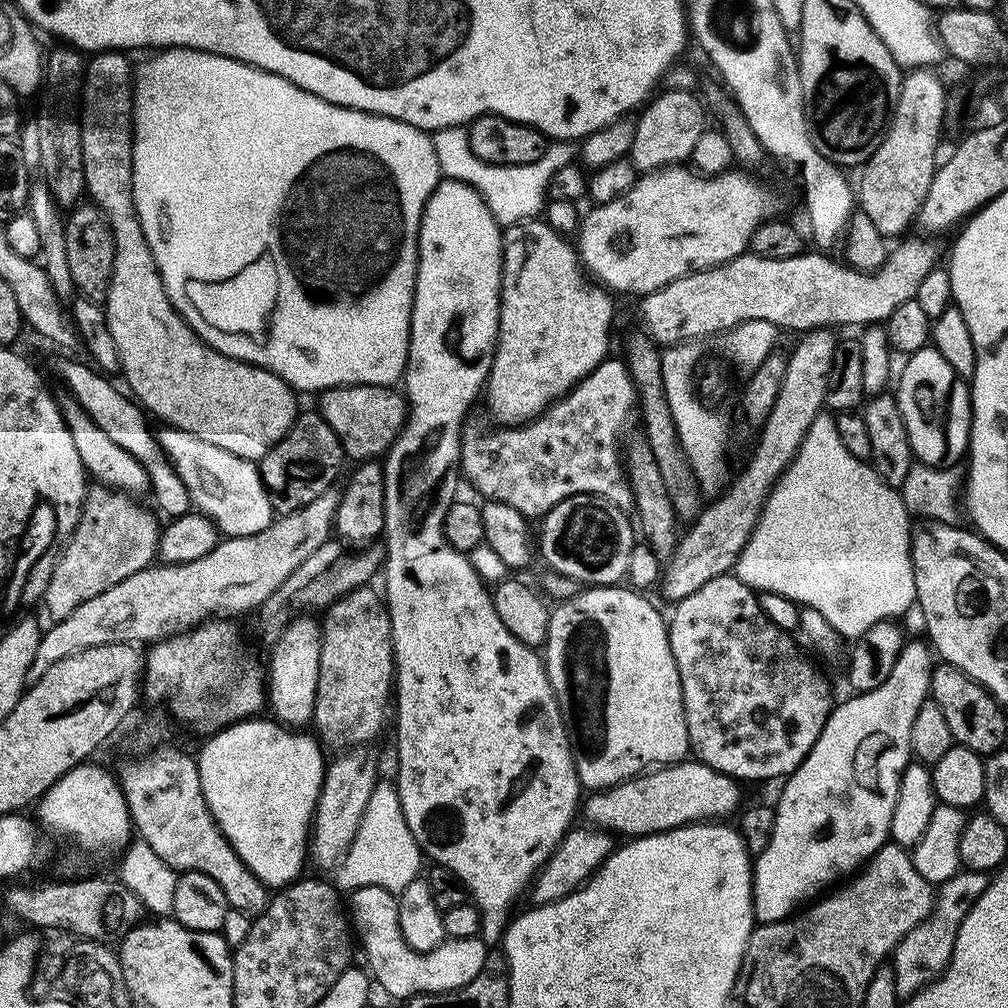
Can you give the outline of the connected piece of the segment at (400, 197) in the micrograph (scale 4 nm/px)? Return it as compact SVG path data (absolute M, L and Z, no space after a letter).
M166 48L166 49L163 49L163 50L160 50L160 51L157 51L157 52L156 52L156 53L155 53L155 54L152 54L152 55L149 55L149 56L152 56L152 57L150 57L150 58L149 58L149 60L148 60L148 61L146 61L146 62L145 62L145 64L144 64L144 65L142 65L142 66L141 66L141 68L139 68L139 67L137 67L137 68L136 68L136 69L135 69L135 72L134 72L134 87L133 87L133 89L132 89L132 181L133 181L133 182L134 182L134 190L133 190L133 191L132 191L132 193L133 193L133 194L134 194L134 202L135 202L135 203L136 203L136 213L137 213L137 214L138 214L138 218L139 218L139 219L140 219L140 225L141 225L141 226L142 226L142 230L143 230L143 231L144 231L144 233L145 233L145 234L146 234L146 242L147 242L147 243L148 243L148 245L149 245L149 246L150 246L150 250L151 250L151 251L152 251L152 253L153 253L153 254L154 254L154 262L155 262L155 263L156 263L156 265L157 265L157 266L158 266L158 270L159 270L159 271L160 271L160 276L161 276L161 278L162 278L162 279L163 279L163 280L164 280L164 285L165 285L165 286L166 286L166 290L167 290L167 291L168 291L168 303L170 303L170 304L172 304L172 305L174 305L174 306L175 306L175 308L176 308L176 309L178 309L178 310L179 310L179 312L180 312L180 314L181 314L181 316L183 316L183 318L184 318L184 320L185 320L185 321L186 321L186 322L187 322L187 324L189 324L189 326L191 326L191 328L192 328L192 329L194 329L194 330L195 330L195 332L196 332L196 333L198 333L198 334L199 334L199 335L200 335L200 337L201 337L201 338L202 338L202 339L203 339L203 340L205 340L205 341L206 341L206 342L207 342L207 343L208 343L208 345L210 345L210 346L211 346L211 348L217 348L217 349L218 349L218 350L219 350L219 351L220 351L220 352L221 352L221 353L222 353L222 354L226 354L226 355L227 355L227 356L232 356L232 357L233 357L233 358L235 358L235 360L244 360L244 361L245 361L245 362L247 362L247 364L258 364L258 365L260 365L260 367L261 367L261 368L265 368L265 369L266 369L266 370L270 370L270 371L271 371L271 372L273 372L273 373L274 373L274 375L276 375L276 376L280 376L280 377L282 377L282 379L283 379L283 380L285 380L285 382L287 382L287 384L288 384L288 385L289 385L289 386L290 386L290 387L292 387L292 389L294 389L294 390L295 390L295 391L296 391L296 392L297 392L297 393L300 393L300 394L303 394L303 392L313 392L313 394L319 394L319 393L321 393L321 392L323 392L323 391L324 391L324 389L325 389L325 388L338 388L338 387L341 387L341 386L347 386L347 385L350 385L350 384L383 384L383 385L385 385L385 386L392 386L392 385L395 385L395 384L396 384L396 383L397 383L397 381L399 381L399 380L400 380L400 379L401 379L401 377L403 377L403 374L404 374L404 367L405 367L405 366L407 366L407 365L408 365L408 335L409 335L409 334L410 334L410 330L411 330L411 329L412 329L412 299L413 299L413 298L414 298L414 290L415 290L415 289L416 289L416 263L417 263L417 262L418 262L418 230L419 230L419 229L420 229L420 219L421 219L421 218L422 218L422 214L423 214L423 213L424 213L424 207L425 207L425 206L426 206L426 202L427 202L427 201L428 201L428 199L429 199L429 198L430 198L430 194L431 194L431 193L432 193L432 192L433 192L433 191L434 191L434 190L435 190L435 189L436 189L436 186L437 186L437 184L439 184L439 183L440 183L440 181L441 181L441 179L442 179L442 176L443 176L443 177L444 177L444 178L445 178L445 179L451 179L451 180L461 180L461 181L462 181L462 182L466 182L466 183L467 183L467 184L469 184L469 185L470 185L470 186L474 186L474 187L475 187L475 188L476 188L476 189L477 189L477 190L479 190L479 192L480 192L480 193L481 193L481 194L482 194L482 198L483 198L483 199L484 199L484 201L485 201L485 202L486 202L486 206L487 206L487 207L488 207L488 209L490 209L490 211L492 211L492 212L495 212L495 213L497 213L497 214L503 214L503 212L508 212L508 216L509 216L509 218L510 218L510 219L509 219L509 221L512 221L512 222L523 222L523 221L526 221L526 220L530 220L530 219L533 219L533 216L534 216L534 212L532 212L532 208L537 208L537 210L540 210L540 209L543 209L543 208L544 208L544 207L545 207L545 204L546 204L546 197L547 197L547 194L548 194L548 183L549 183L549 182L550 182L550 178L551 178L551 177L552 177L552 175L553 175L553 174L554 174L554 173L556 173L556 171L557 171L557 170L559 170L559 168L561 168L561 167L562 167L562 166L566 166L566 165L567 165L567 164L570 164L570 163L573 163L573 160L574 160L574 148L573 148L573 145L572 145L572 144L571 144L571 143L568 143L568 142L552 142L552 143L549 143L549 144L548 144L548 145L547 145L547 147L545 147L545 149L544 149L544 153L543 153L543 154L542 154L542 158L538 158L538 162L534 162L534 163L533 163L533 164L527 164L527 165L526 165L526 166L498 166L498 165L497 165L497 164L487 164L487 163L486 163L486 162L482 162L482 158L478 158L478 157L477 157L477 156L476 156L476 155L475 155L475 154L474 154L474 150L470 150L470 142L469 142L469 141L468 141L468 129L467 129L467 127L466 127L466 126L465 126L465 125L456 125L456 126L454 126L454 127L446 127L446 128L439 128L439 129L437 129L437 130L436 130L436 131L435 131L435 132L434 132L434 133L433 133L433 134L432 134L432 135L429 135L429 133L428 133L428 132L427 132L427 131L425 131L425 129L422 129L422 128L415 128L415 127L414 127L414 126L410 126L410 125L409 125L409 124L407 124L407 123L406 123L406 122L402 122L402 121L401 121L401 120L391 120L391 118L390 118L390 117L388 117L388 116L373 116L373 115L372 115L372 113L370 113L370 112L359 112L359 111L358 111L358 110L354 110L354 109L353 109L353 108L340 108L340 107L338 107L338 105L336 105L336 104L331 104L331 103L330 103L330 102L326 102L326 101L325 101L325 100L323 100L323 99L322 99L322 98L318 98L318 97L317 97L317 96L315 96L315 95L314 95L314 94L310 94L310 93L309 93L309 92L307 92L307 91L306 91L306 90L302 90L302 89L301 89L301 88L299 88L299 87L298 87L298 86L294 86L294 85L293 85L293 84L291 84L291 83L290 83L290 81L288 81L288 80L287 80L287 79L286 79L286 78L282 78L282 77L281 77L281 76L275 76L275 75L274 75L274 74L273 74L273 73L272 73L272 72L264 72L264 71L262 71L262 69L260 69L260 68L253 68L253 67L252 67L252 65L250 65L250 64L244 64L244 63L242 63L242 62L241 62L241 60L232 60L232 59L231 59L231 58L230 58L230 57L229 57L229 56L216 56L216 55L215 55L215 54L214 54L214 53L212 53L212 52L200 52L200 51L198 51L198 49L197 49L197 48Z

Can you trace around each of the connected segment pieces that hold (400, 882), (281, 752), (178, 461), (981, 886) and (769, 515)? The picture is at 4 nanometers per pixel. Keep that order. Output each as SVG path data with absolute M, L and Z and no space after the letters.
M377 782L374 786L374 794L370 794L370 802L366 802L366 812L362 814L358 832L354 834L354 842L339 861L341 882L348 890L364 886L380 886L393 894L399 894L421 875L420 860L422 861L422 853L414 834L410 834L410 826L406 826L406 818L402 814L395 783Z
M249 718L239 720L236 724L230 724L227 728L221 728L218 732L213 732L207 737L208 740L201 746L200 752L195 753L196 765L198 766L198 778L202 784L202 798L206 800L206 806L214 818L214 822L219 826L221 834L230 842L230 846L242 858L242 862L261 880L265 888L269 890L279 890L288 887L301 875L304 868L304 852L310 848L310 833L312 830L312 816L316 813L316 803L320 797L320 791L324 785L324 770L326 767L325 749L322 747L315 735L304 733L304 730L289 730L281 726L275 719L260 720L261 718Z
M164 426L161 429L158 432L160 449L172 463L178 478L182 478L182 486L186 486L195 511L207 516L225 537L253 536L271 526L274 509L259 467L253 461L238 458L238 454L230 454L230 450L210 446L210 442L202 442L202 438L181 428Z
M961 870L935 889L930 914L900 939L900 945L890 957L896 990L902 998L920 992L943 974L944 967L952 957L954 938L958 938L958 926L962 926L962 918L966 918L970 906L974 906L974 902L978 902L986 890L989 879L989 873L986 872Z
M821 414L812 420L810 430L806 430L804 435L802 446L772 488L754 530L744 549L740 551L740 556L736 559L734 574L743 584L748 585L757 593L773 592L776 595L785 596L799 606L818 610L841 637L862 638L870 626L883 620L900 618L900 615L908 607L913 607L916 604L916 587L914 586L914 570L912 569L912 534L914 528L913 525L908 525L908 520L910 521L910 513L908 507L904 505L904 497L872 469L869 461L854 458L854 454L850 454L850 450L846 450L846 446L842 446L842 438L838 435L835 415Z

